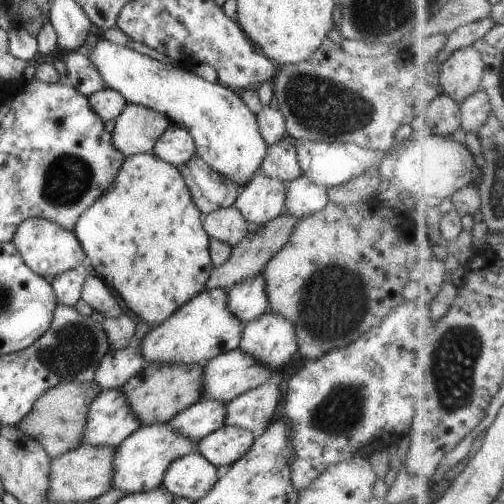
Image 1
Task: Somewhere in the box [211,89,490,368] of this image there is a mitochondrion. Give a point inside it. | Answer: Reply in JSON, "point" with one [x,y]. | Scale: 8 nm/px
{"point":[332,304]}

